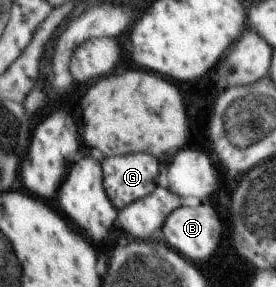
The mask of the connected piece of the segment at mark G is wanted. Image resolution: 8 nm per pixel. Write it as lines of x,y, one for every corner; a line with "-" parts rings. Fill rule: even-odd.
150,154
106,157
101,166
104,190
117,210
152,194
160,172
158,159

